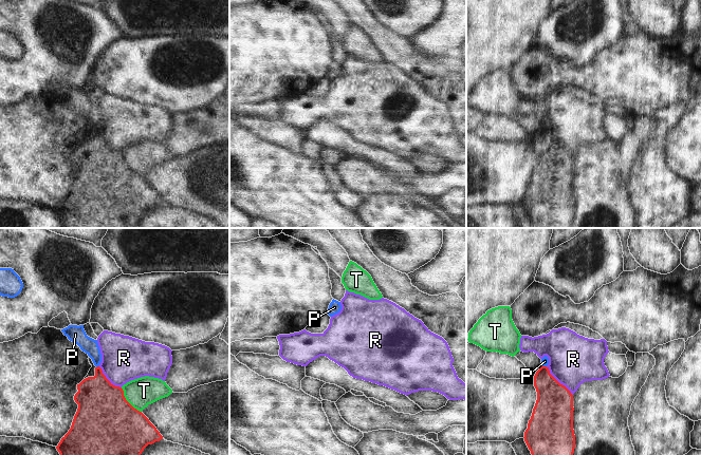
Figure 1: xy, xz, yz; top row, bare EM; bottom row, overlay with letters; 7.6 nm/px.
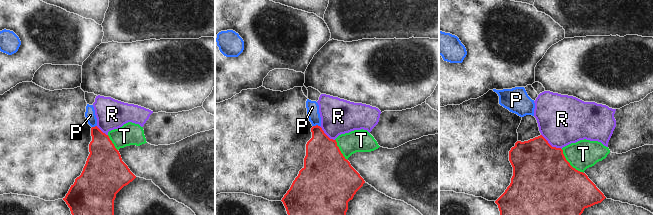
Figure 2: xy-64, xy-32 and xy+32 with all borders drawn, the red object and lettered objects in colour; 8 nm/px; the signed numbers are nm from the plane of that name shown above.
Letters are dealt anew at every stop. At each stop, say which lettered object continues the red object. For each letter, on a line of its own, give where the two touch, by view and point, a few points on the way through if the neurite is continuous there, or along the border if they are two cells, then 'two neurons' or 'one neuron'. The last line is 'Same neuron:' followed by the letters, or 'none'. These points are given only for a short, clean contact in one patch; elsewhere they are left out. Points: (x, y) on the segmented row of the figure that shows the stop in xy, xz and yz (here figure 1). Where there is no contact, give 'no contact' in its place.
P: xy (97, 366) | along xy (98, 365), (96, 367) | two neurons
R: yz (557, 381) | two neurons
T: xy (127, 401) | two neurons
Same neuron: none

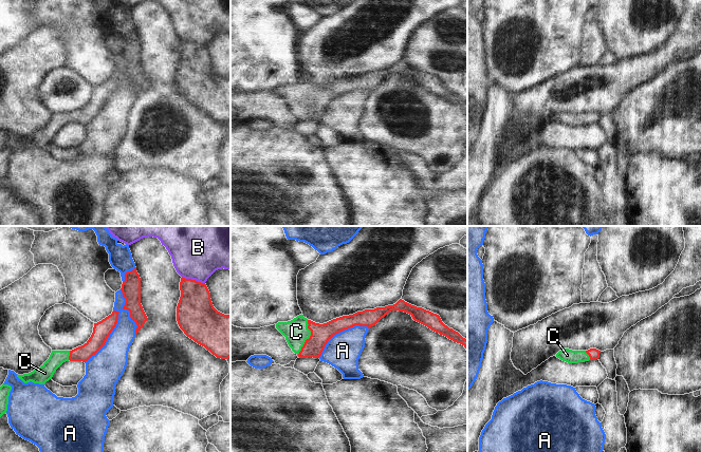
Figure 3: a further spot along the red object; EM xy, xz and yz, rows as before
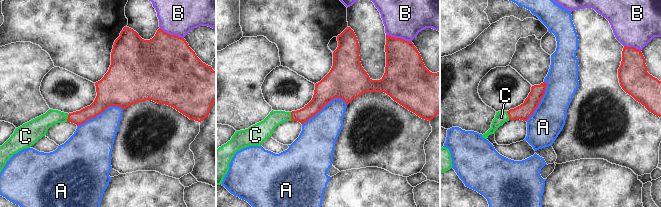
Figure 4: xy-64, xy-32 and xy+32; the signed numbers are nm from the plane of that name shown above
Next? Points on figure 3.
A: xy (108, 336) | two neurons
B: xy (194, 280) | two neurons
C: xz (309, 338) | across xz (320, 334), (309, 338), (296, 332) | one neuron
Same neuron: C

